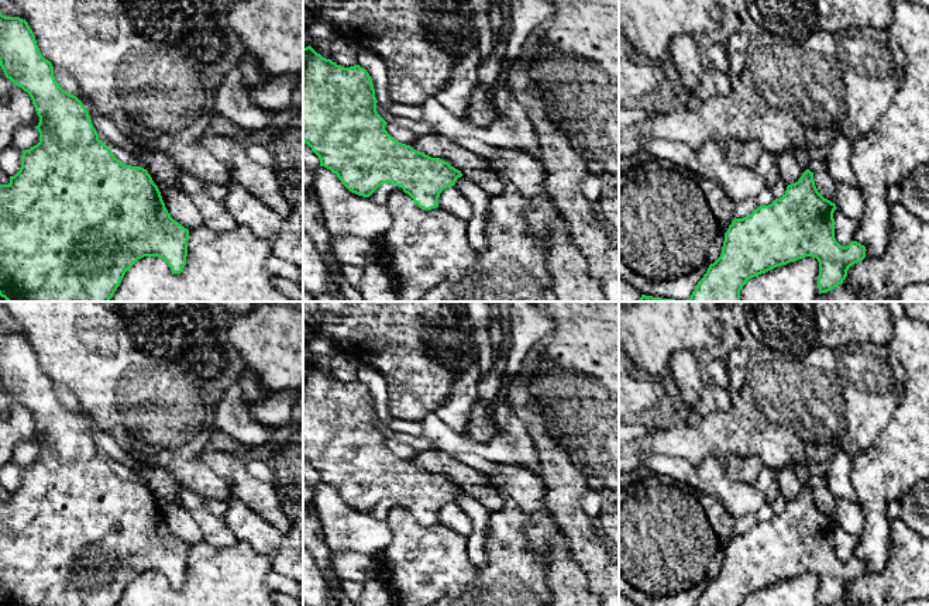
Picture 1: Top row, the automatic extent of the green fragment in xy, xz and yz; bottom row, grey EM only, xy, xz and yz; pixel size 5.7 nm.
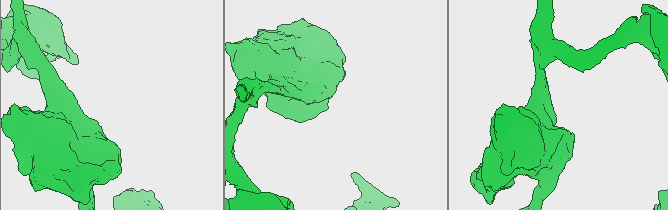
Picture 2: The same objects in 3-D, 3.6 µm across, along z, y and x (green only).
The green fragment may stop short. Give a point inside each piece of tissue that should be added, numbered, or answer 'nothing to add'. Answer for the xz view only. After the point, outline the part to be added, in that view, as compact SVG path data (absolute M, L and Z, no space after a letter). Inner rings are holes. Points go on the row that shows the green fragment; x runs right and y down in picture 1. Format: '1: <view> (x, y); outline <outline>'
nothing to add

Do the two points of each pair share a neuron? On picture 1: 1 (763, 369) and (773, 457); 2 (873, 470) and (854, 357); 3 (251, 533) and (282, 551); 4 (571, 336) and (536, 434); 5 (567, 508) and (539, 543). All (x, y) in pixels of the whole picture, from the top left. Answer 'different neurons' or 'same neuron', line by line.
1: same neuron
2: different neurons
3: same neuron
4: different neurons
5: different neurons

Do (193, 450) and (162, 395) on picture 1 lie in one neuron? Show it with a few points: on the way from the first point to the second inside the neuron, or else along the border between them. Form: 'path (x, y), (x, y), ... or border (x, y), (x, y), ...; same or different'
path (179, 436), (162, 419), (162, 409); same

